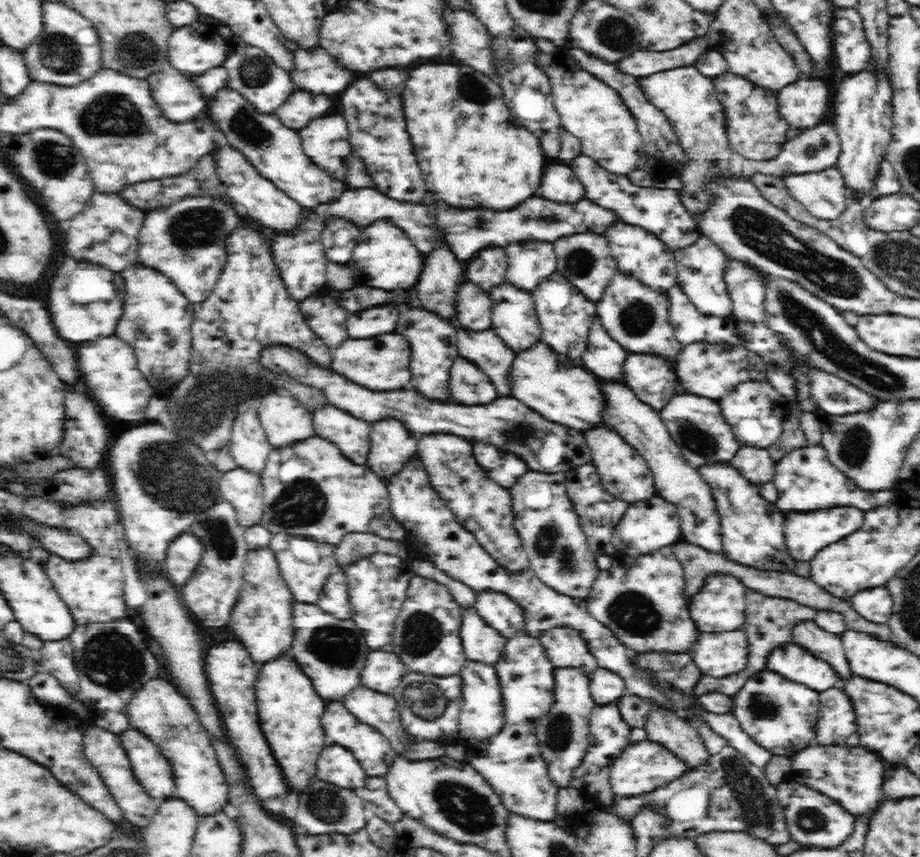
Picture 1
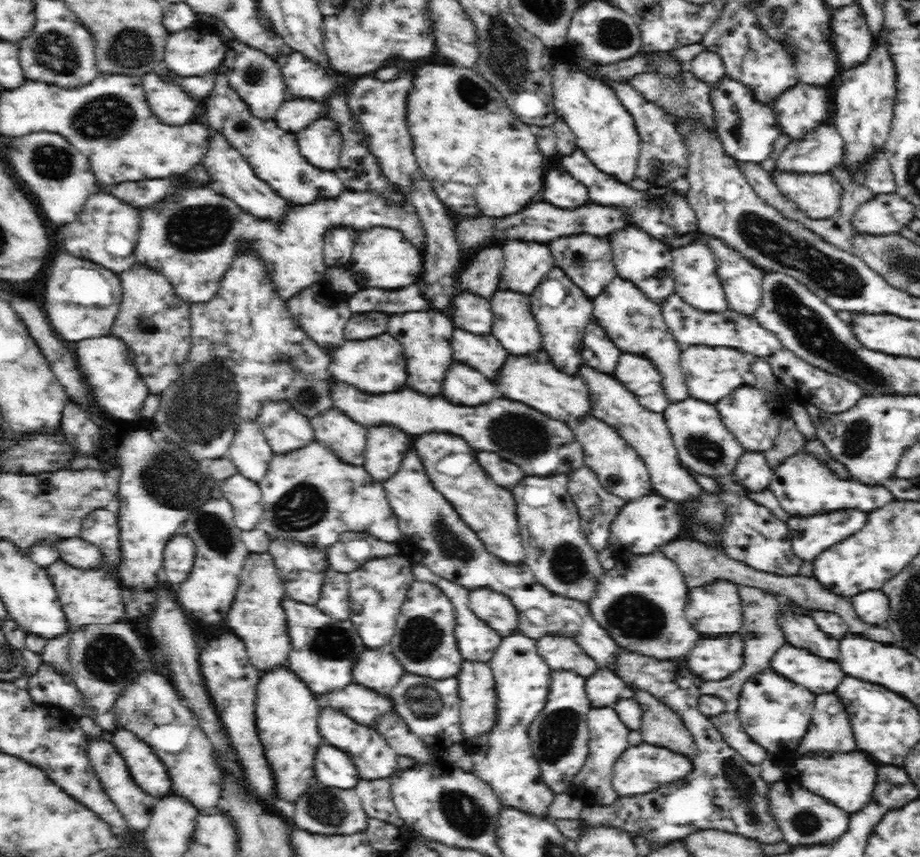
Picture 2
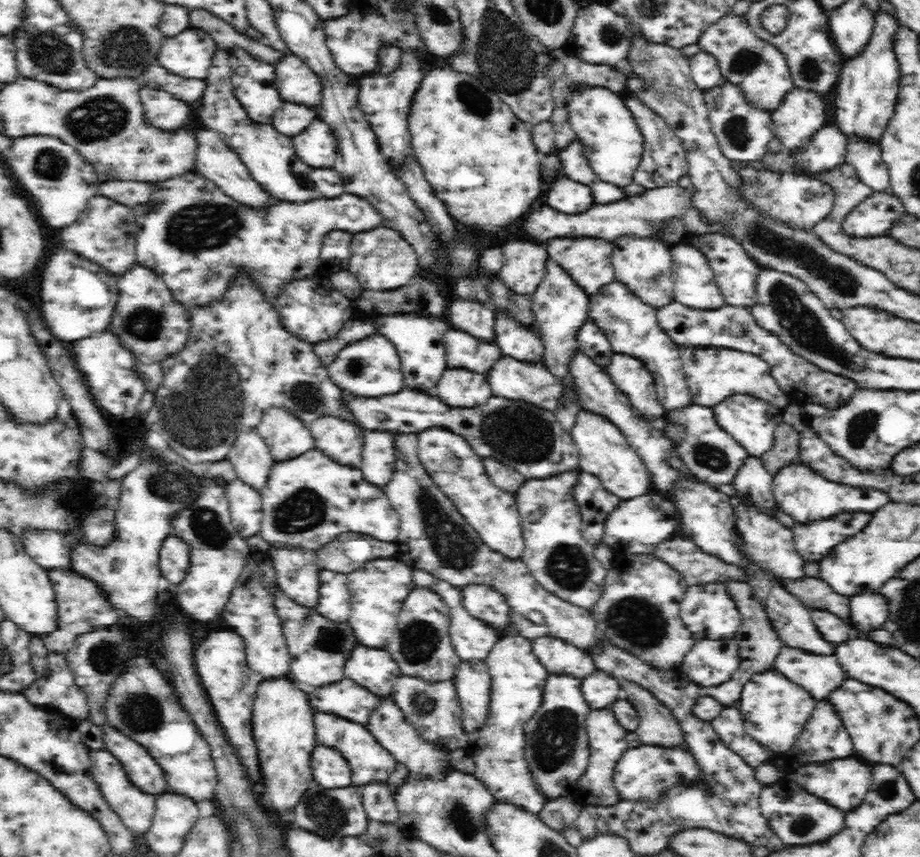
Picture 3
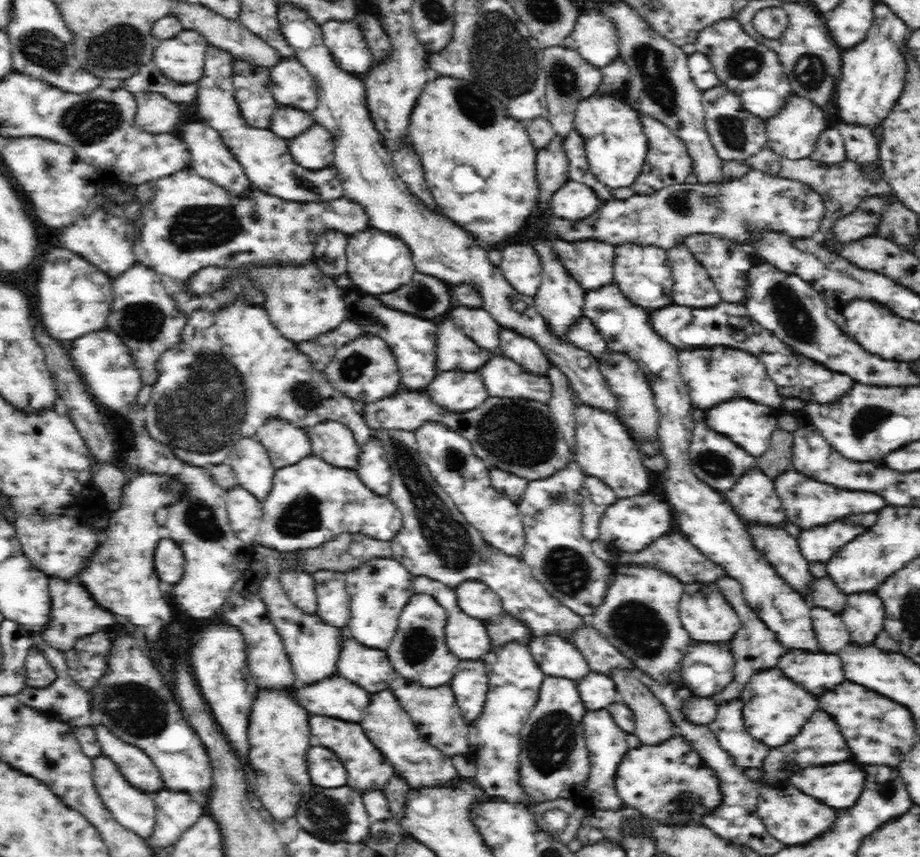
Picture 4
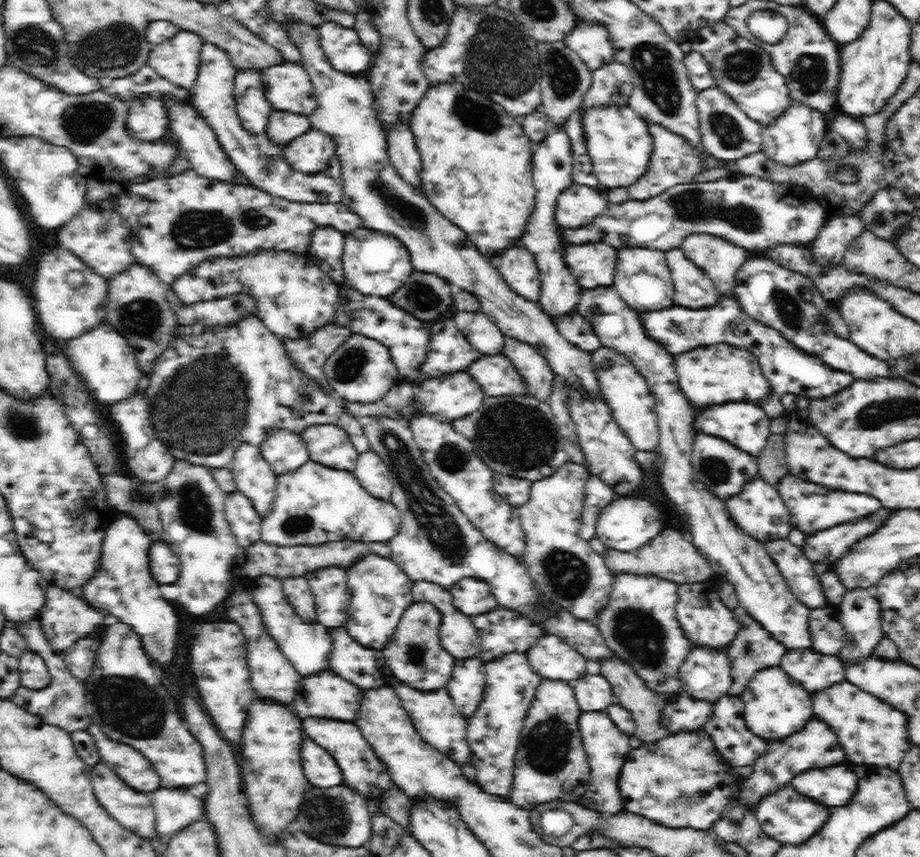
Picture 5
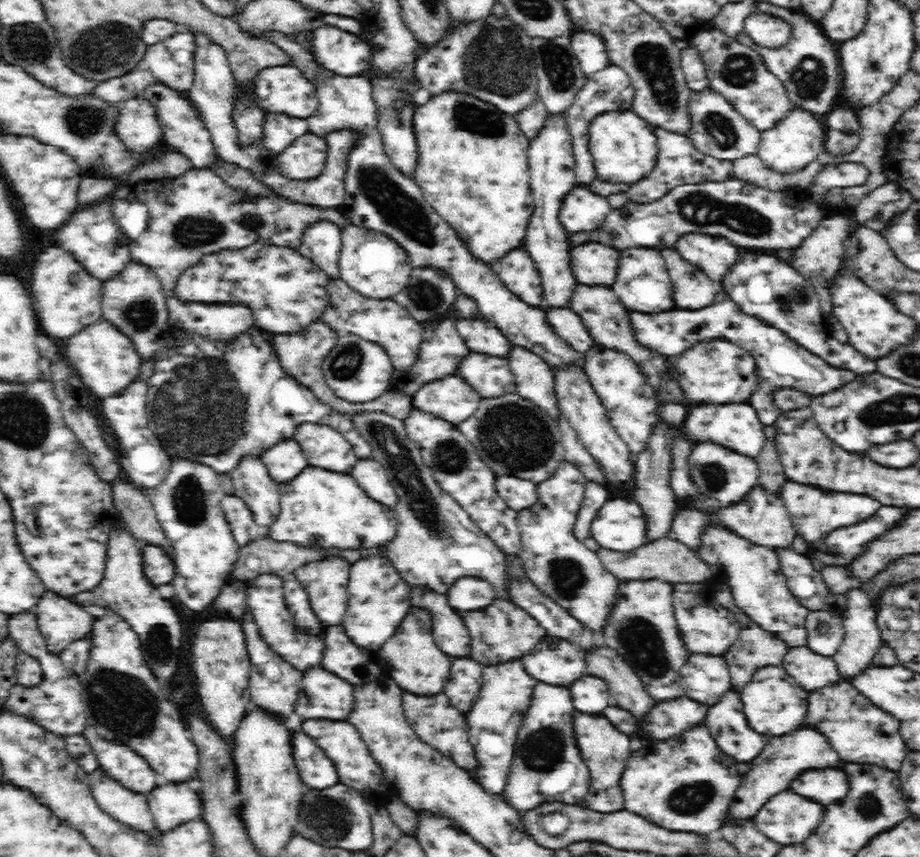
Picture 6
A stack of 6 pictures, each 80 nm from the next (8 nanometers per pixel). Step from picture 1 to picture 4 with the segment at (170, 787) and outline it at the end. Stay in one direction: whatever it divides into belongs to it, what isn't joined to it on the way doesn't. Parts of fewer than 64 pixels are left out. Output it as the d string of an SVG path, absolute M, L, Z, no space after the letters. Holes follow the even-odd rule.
M92 725L96 728L98 741L102 746L102 752L108 754L118 766L122 766L122 772L128 774L128 782L144 792L160 792L164 788L162 776L158 768L152 764L150 756L146 756L138 746L124 744L116 734L112 734L106 726Z

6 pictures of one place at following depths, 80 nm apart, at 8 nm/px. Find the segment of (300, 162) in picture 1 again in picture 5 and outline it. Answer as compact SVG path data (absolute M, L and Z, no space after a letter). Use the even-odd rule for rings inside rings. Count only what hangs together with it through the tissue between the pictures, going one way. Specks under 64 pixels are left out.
M205 42L201 50L198 78L191 88L192 96L189 101L197 114L216 132L222 148L228 153L232 163L238 167L239 172L247 178L250 186L290 202L312 204L341 201L343 197L342 170L340 170L340 162L336 158L336 153L330 160L328 168L303 173L286 162L284 146L274 143L266 131L254 133L242 125L233 93L235 69L233 61L230 60L225 50L215 44Z

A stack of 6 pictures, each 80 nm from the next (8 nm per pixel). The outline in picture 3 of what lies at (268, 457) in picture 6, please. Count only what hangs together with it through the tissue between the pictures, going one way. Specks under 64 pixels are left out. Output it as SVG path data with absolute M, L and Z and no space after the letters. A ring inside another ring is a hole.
M267 408L257 429L276 461L293 459L314 448L314 435L308 424L289 408Z

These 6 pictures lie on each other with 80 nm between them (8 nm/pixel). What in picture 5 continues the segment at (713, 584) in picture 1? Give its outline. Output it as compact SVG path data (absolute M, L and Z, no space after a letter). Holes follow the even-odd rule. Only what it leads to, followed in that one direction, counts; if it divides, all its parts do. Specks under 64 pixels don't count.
M684 583L678 590L677 619L682 624L682 630L692 643L692 646L710 646L722 648L728 646L736 638L741 624L734 611L730 610L719 599L717 592L712 592L703 583Z

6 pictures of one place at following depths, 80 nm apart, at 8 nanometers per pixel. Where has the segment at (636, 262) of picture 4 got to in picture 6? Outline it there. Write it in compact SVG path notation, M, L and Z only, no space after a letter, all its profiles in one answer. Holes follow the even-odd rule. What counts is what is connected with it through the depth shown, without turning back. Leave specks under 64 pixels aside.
M627 248L619 249L619 252L617 274L611 290L622 304L631 311L648 312L648 314L672 308L673 285L661 252L655 248Z

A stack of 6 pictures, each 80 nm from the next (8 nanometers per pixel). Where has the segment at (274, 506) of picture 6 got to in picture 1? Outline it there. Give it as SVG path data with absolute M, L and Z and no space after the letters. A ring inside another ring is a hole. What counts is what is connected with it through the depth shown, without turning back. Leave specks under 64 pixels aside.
M244 393L244 400L240 403L242 410L234 417L232 442L229 442L228 449L238 467L261 474L273 446L268 442L260 419L257 418L257 401L254 401L254 397L246 397Z

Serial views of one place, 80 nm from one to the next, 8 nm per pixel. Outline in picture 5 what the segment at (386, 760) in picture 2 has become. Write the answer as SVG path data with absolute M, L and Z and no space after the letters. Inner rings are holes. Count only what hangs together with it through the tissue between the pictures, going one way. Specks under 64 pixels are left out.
M304 718L304 728L306 728L306 734L312 742L326 748L338 760L346 787L358 791L366 800L370 797L381 796L385 790L390 788L392 777L390 777L388 768L377 756L377 753L372 750L372 746L362 735L358 725L350 721L328 720L327 718Z

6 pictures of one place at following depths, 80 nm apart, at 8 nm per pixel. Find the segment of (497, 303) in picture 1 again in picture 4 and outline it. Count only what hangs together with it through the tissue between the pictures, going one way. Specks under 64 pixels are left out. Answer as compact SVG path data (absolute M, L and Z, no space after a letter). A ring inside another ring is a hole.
M507 326L500 327L498 336L498 353L518 361L518 364L526 367L530 372L547 375L548 359L542 347L534 339Z

